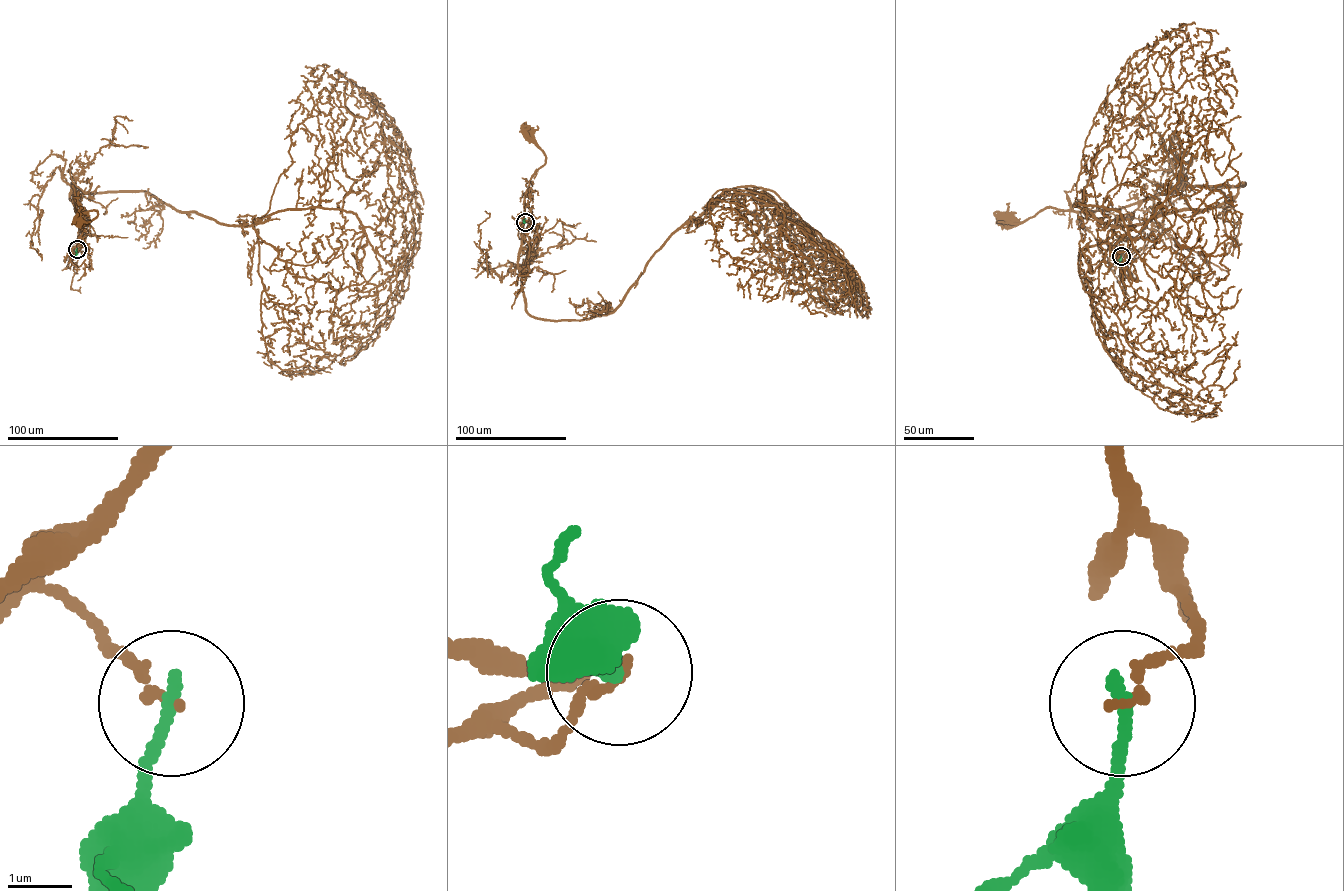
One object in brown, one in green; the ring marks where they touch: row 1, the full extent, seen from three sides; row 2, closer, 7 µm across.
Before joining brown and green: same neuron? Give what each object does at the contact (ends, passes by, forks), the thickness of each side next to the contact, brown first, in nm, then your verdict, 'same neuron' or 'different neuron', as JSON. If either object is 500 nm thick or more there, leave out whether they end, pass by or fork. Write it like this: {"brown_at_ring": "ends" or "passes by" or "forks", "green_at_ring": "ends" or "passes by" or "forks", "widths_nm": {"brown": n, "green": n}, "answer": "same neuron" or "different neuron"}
{"brown_at_ring": "ends", "green_at_ring": "ends", "widths_nm": {"brown": 140, "green": 190}, "answer": "different neuron"}

